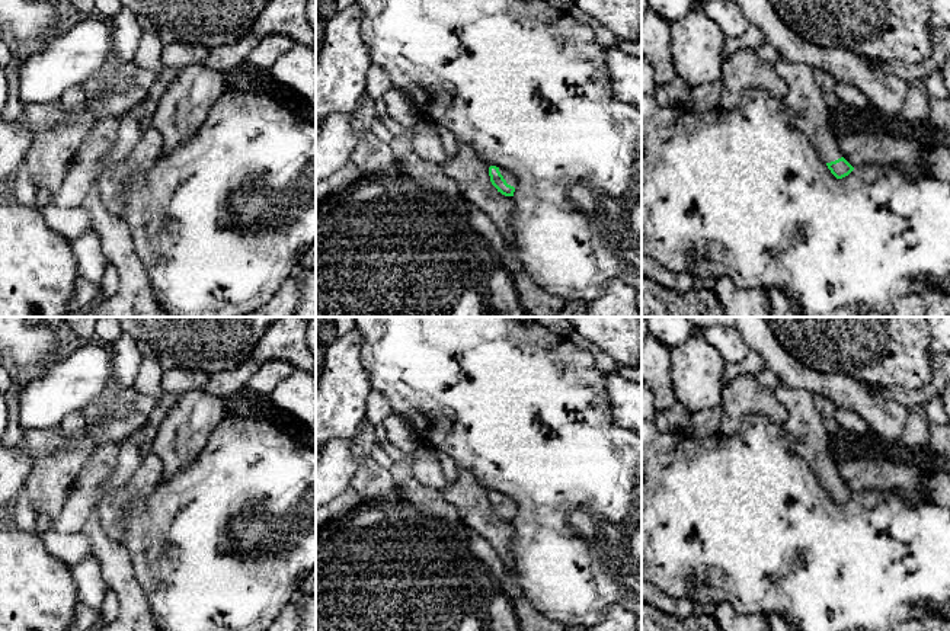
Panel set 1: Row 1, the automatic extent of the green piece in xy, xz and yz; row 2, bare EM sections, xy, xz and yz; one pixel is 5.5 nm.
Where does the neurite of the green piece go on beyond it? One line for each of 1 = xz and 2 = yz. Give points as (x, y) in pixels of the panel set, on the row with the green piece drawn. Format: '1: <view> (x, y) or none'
1: xz (509, 179)
2: yz (805, 101)

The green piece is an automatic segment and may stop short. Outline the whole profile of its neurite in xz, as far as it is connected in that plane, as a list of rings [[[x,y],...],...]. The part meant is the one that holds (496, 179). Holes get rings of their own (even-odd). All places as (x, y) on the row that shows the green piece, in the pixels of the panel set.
[[[489,166],[489,176],[492,185],[498,189],[498,192],[505,196],[514,196],[516,179],[511,173],[496,166]]]

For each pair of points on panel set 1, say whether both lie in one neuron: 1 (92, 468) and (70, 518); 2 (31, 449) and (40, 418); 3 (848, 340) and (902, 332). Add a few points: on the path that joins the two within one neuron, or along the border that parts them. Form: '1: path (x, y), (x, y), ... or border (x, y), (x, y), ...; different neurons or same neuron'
1: path (89, 480), (88, 496), (79, 506); same neuron
2: border (58, 426), (29, 428), (24, 432); different neurons
3: path (861, 332), (889, 332); same neuron

